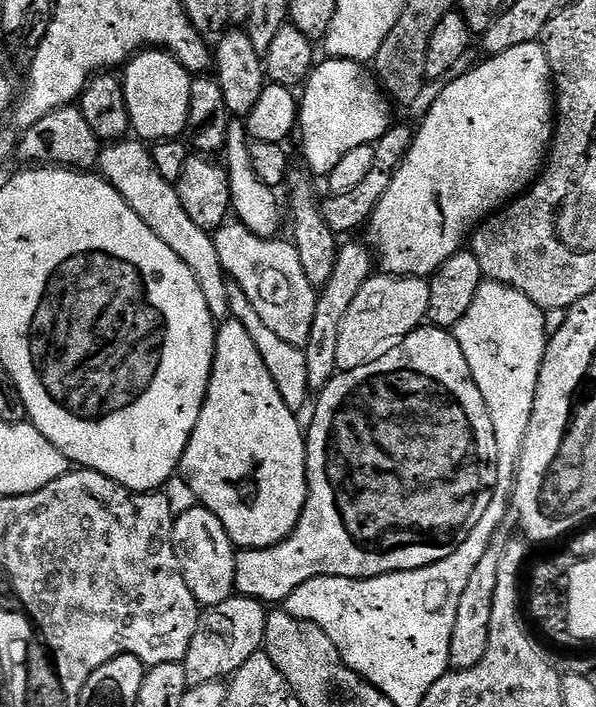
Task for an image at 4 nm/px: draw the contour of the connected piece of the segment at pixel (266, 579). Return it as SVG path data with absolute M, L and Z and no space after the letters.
M421 326L416 331L410 333L397 348L390 350L388 355L390 365L392 364L393 372L376 372L375 367L359 368L358 370L350 370L349 372L337 371L332 381L324 388L319 389L318 396L320 401L316 404L316 413L312 416L312 425L306 428L306 443L308 445L308 501L302 510L302 518L298 522L298 526L288 535L287 540L281 544L275 544L273 548L245 548L237 551L236 569L234 570L234 582L236 583L236 592L241 596L248 596L252 600L258 600L268 606L276 606L279 602L287 601L290 594L294 594L294 590L298 590L298 586L302 586L302 582L310 582L310 578L318 578L319 576L341 576L342 578L354 578L355 580L369 580L375 576L385 576L391 572L405 572L406 570L414 570L415 568L425 568L439 560L445 560L448 556L455 556L456 551L463 546L466 538L474 530L474 526L478 526L478 522L482 522L482 514L486 514L486 506L490 506L492 495L496 489L496 479L498 478L498 442L494 442L494 426L488 417L488 407L482 398L482 390L478 390L478 386L474 382L474 378L470 374L470 366L466 362L466 358L460 349L460 343L456 341L455 335L451 331L437 328L435 326Z

